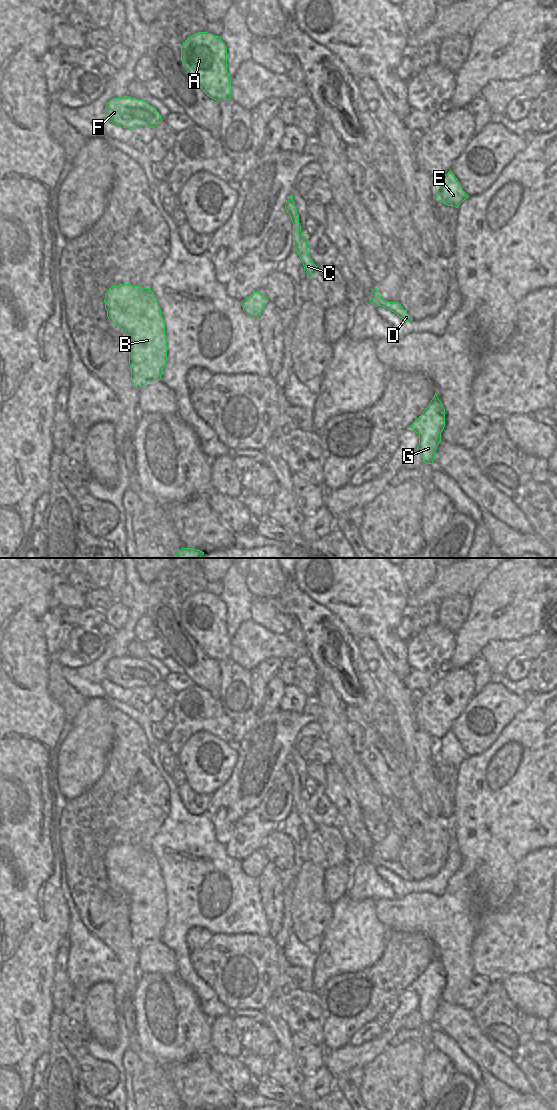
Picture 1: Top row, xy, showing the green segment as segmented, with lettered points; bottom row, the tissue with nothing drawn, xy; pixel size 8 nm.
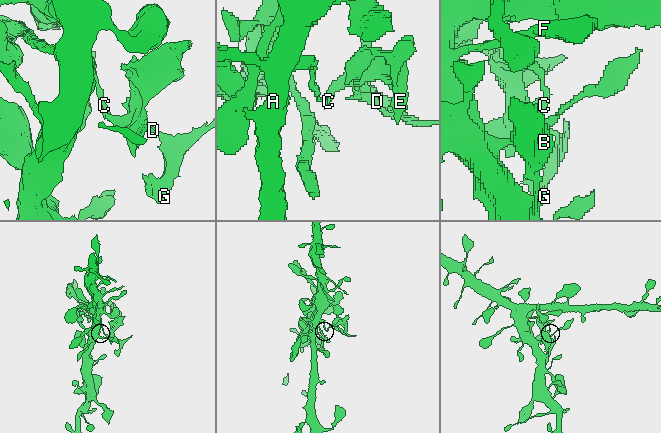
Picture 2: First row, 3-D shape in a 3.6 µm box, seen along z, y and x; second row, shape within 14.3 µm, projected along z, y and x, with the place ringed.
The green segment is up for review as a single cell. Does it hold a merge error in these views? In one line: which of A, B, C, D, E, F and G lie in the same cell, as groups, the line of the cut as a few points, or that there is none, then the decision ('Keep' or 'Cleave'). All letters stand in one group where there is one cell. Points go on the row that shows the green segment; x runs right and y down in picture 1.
Groups: A B F / C D E G. Split along xy (301, 232), (301, 241), (294, 246). Cleave.

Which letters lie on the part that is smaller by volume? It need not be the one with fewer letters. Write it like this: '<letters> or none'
C, D, E, G.

